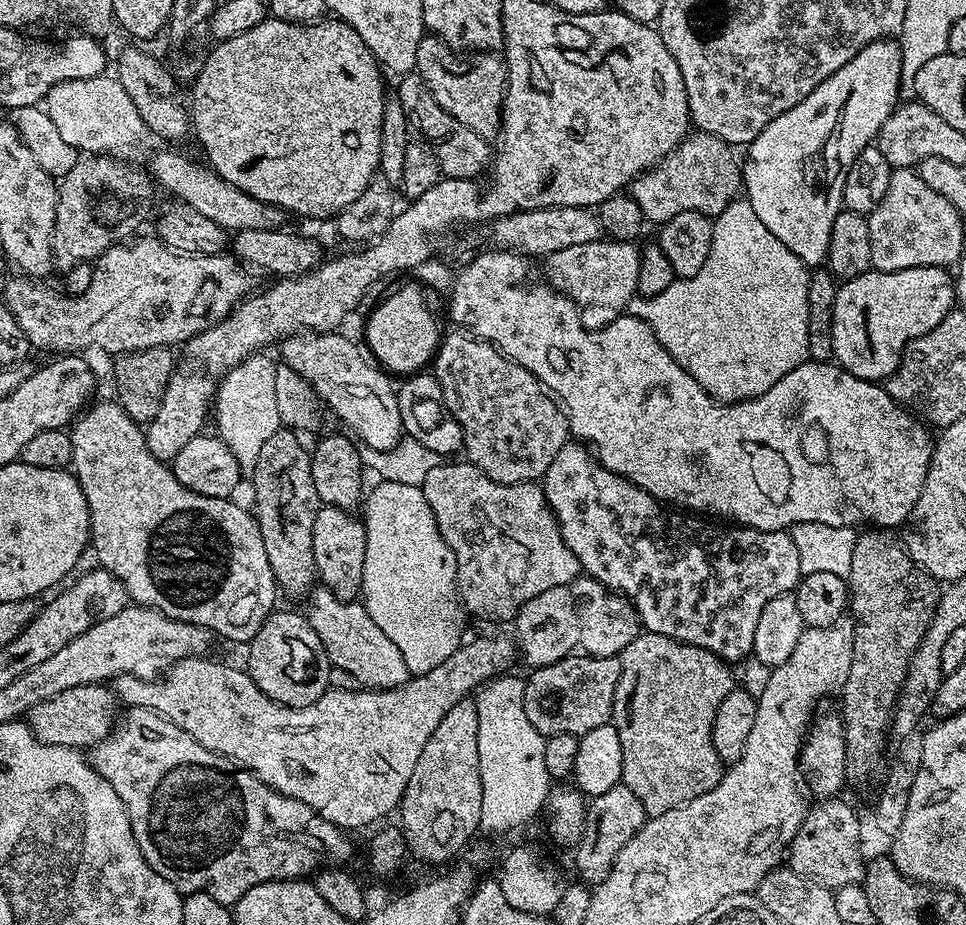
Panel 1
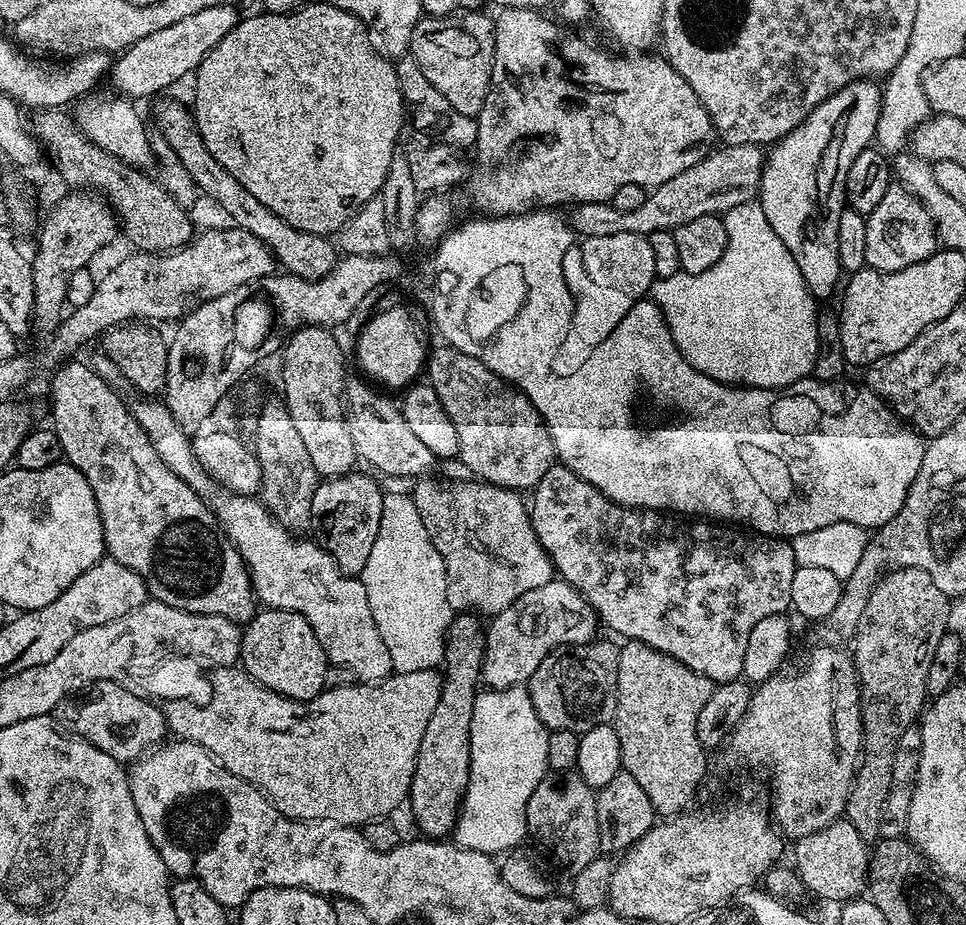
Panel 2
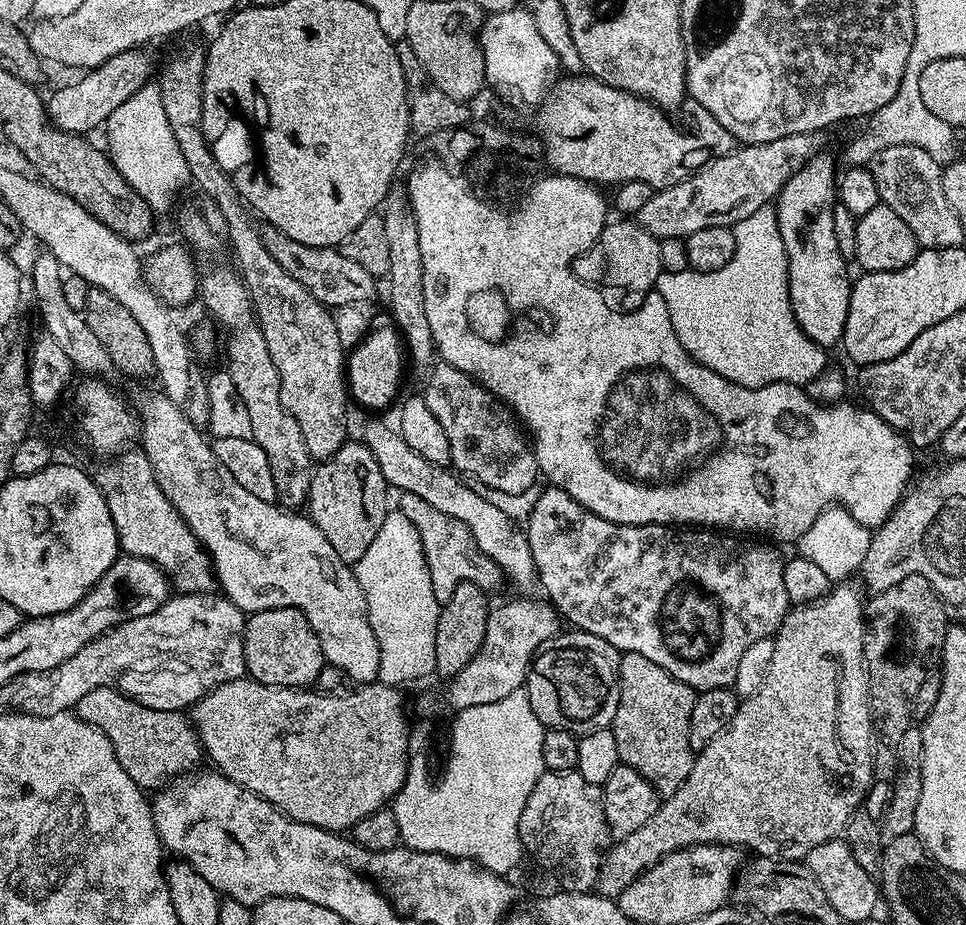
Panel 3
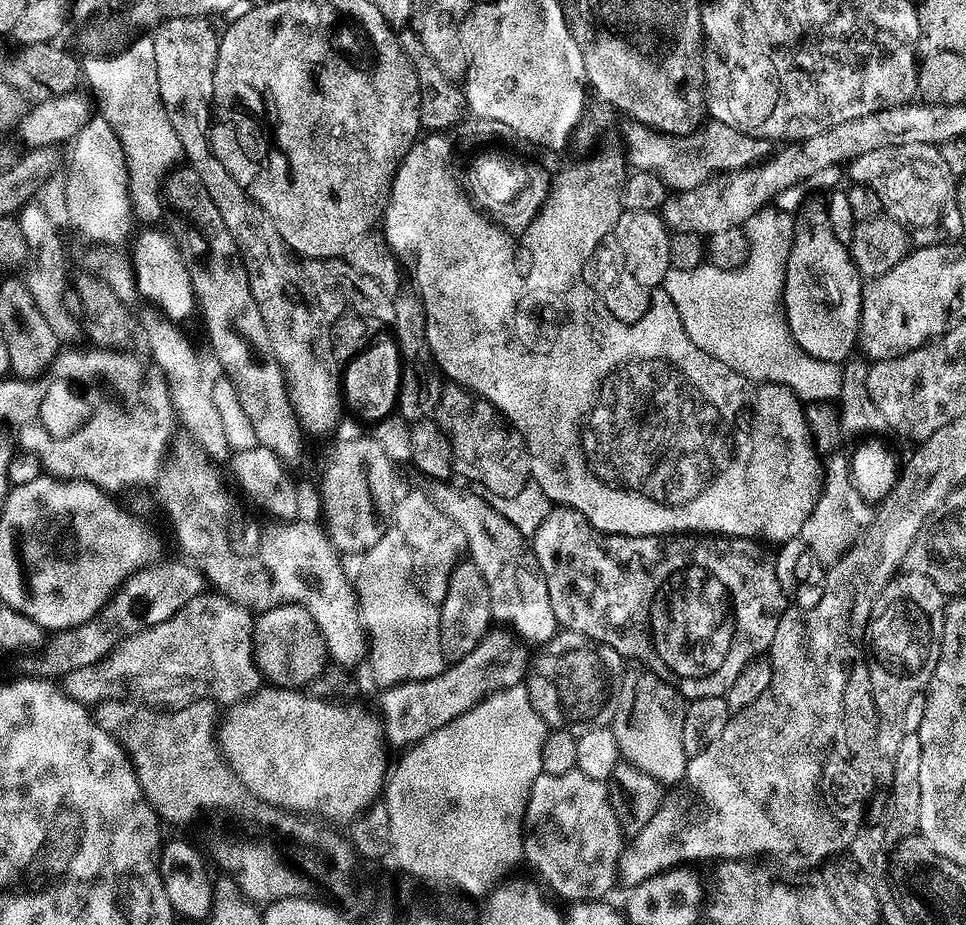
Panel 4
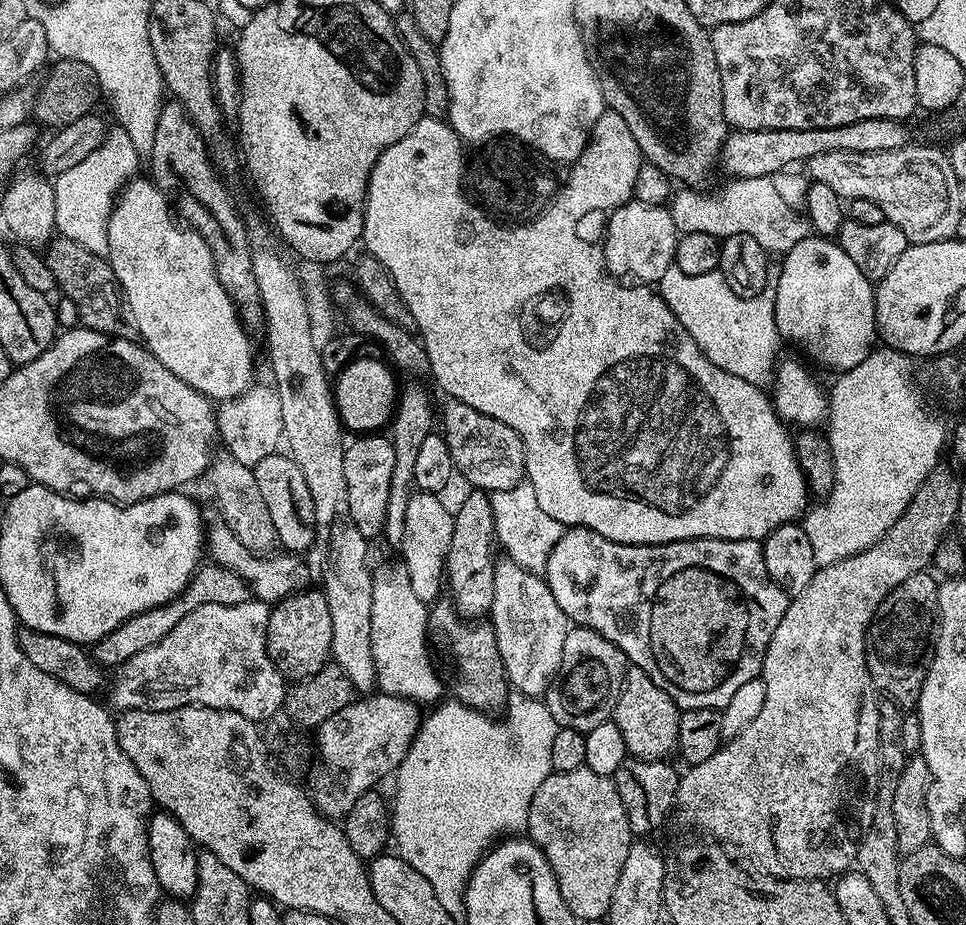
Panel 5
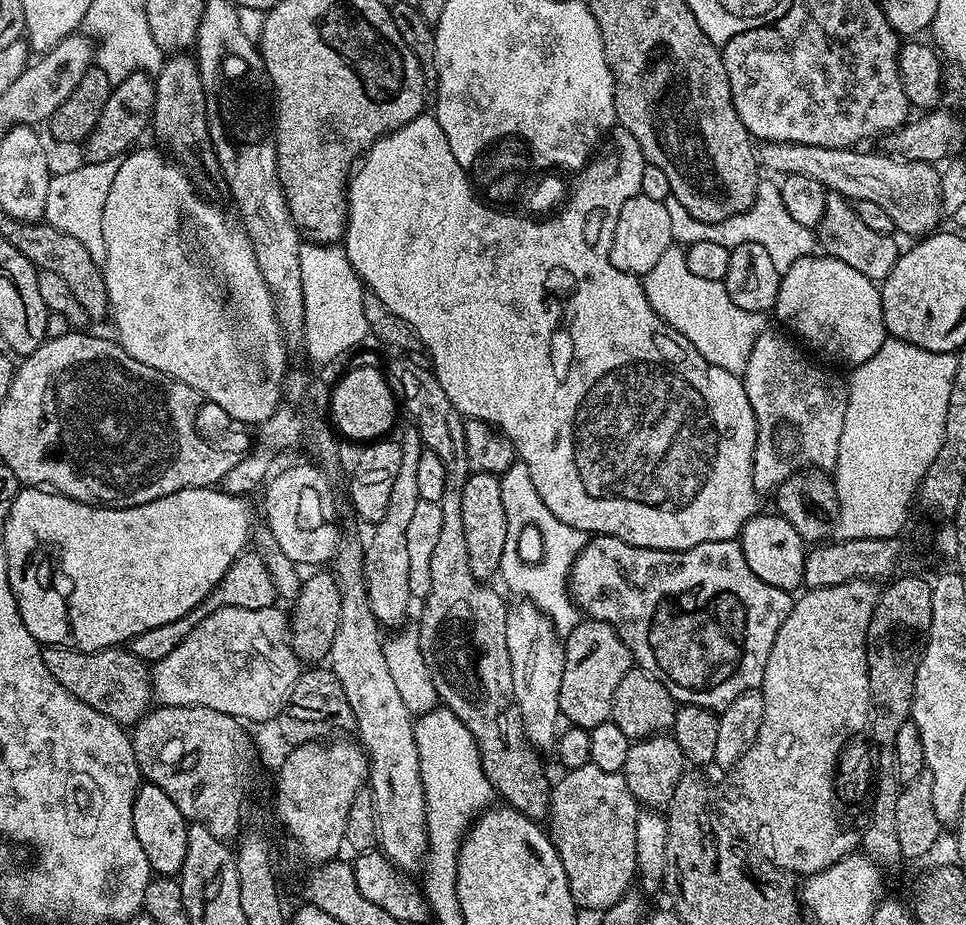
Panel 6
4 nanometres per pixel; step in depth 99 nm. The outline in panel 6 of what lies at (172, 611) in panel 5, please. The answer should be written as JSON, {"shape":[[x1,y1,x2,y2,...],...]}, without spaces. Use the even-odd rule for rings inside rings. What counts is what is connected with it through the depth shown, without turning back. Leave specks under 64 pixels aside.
{"shape":[[245,551,232,563,230,570,226,570,226,574,220,579,215,590,205,600,198,602,194,610,182,614,182,618,174,622,166,622,166,626,154,626,154,630,146,630,146,634,138,634,130,642,130,650,149,665,157,664,162,658,166,658,166,654,170,654,170,650,174,650,182,642,182,638,186,638,204,618,214,614,214,610,230,606,238,606,246,610,262,610,273,607,277,600,274,582,270,580,270,570,264,565,263,558,255,551]]}

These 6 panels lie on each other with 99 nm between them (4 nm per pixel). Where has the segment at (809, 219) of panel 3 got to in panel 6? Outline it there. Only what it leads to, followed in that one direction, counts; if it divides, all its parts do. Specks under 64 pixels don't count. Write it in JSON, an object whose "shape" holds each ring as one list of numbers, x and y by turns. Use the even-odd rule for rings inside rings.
{"shape":[[827,254,804,256,782,273,774,316,789,328,787,331,793,337,800,336,799,343,813,357,821,356,816,358,821,361,829,360,832,364,841,364,845,370,856,368,862,362,874,358,874,354,878,354,886,338,882,318,882,298,877,281,858,274,858,270,850,270,846,262,838,262,838,258]]}

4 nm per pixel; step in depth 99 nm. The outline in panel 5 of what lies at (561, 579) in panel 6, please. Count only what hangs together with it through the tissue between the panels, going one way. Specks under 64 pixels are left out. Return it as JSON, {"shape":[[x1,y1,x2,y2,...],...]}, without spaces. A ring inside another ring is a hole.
{"shape":[[521,482,510,490,498,490,491,493,492,509,496,519,495,539,505,548,507,559,518,566,528,568,537,574,543,573,548,564,550,552,558,542,558,538,566,530,565,525,558,523,546,510,542,510,538,498,534,495,534,486]]}

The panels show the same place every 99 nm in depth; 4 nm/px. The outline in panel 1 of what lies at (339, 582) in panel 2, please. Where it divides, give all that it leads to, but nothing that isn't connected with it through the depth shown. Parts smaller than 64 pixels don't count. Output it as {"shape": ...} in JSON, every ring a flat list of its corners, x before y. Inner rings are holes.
{"shape":[[323,586,313,587,308,602,308,621,326,650,331,667,350,670,350,674,354,674,360,685,368,690,397,688,410,679,406,661,402,659,398,646,394,646,394,642,390,642,390,638,378,630,378,622,370,618,363,603,338,598]]}

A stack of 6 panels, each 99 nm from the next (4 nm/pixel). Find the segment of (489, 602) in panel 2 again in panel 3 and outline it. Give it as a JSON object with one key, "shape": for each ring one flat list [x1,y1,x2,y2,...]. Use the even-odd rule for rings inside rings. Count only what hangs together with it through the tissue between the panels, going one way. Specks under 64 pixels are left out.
{"shape":[[403,493,399,497,398,510,414,522,414,530,418,530,418,538,422,538,422,550,426,558,426,566,430,570,430,582,434,586,434,594,440,605,444,605,454,594,454,590,462,582,470,582,485,590,493,590,502,584,500,567,492,559,482,554,470,530,458,518,450,518,450,514,442,514,442,510,434,510,430,502,418,498,418,494]]}

